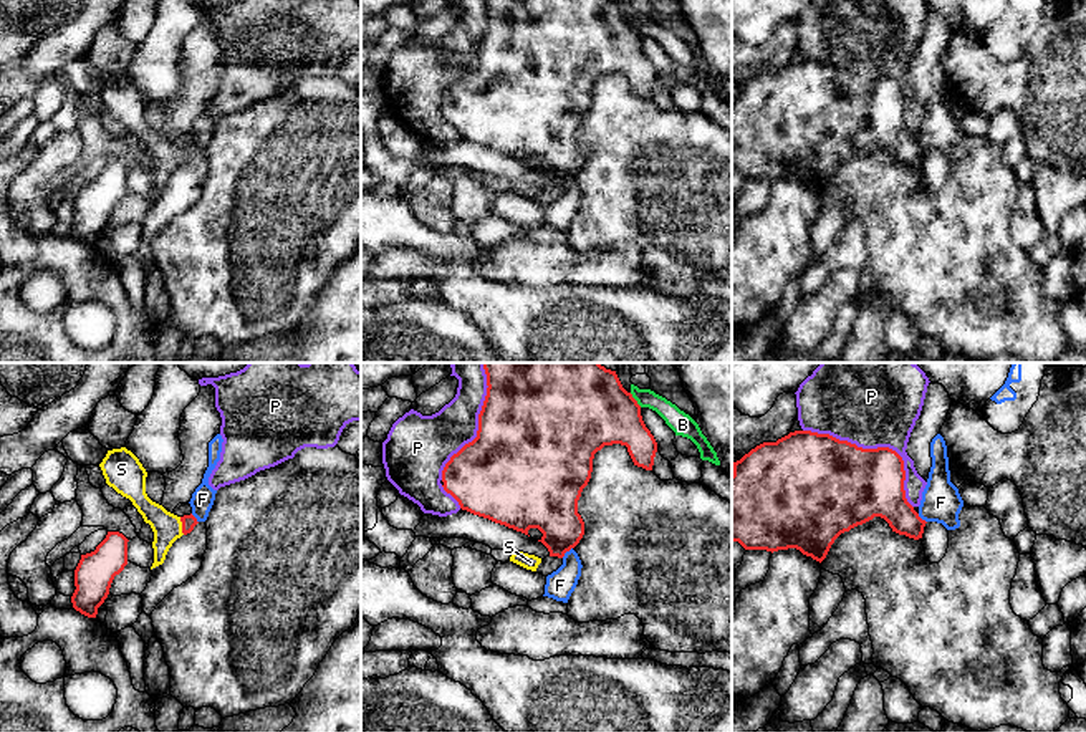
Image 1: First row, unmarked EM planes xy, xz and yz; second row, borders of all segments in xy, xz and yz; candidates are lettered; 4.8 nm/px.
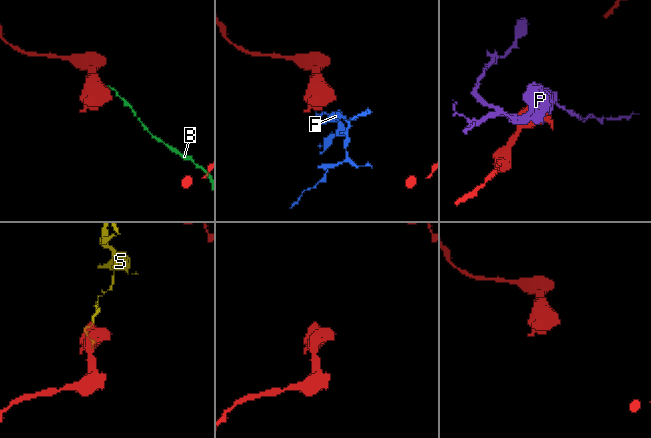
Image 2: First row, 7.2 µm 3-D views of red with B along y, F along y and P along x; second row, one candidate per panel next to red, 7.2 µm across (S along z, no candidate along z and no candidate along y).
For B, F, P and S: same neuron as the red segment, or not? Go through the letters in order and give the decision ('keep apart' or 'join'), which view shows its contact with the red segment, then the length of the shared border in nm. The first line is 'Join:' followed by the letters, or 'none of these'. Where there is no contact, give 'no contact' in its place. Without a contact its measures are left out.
Join: none of these
B: keep apart; meets red in xz; contact 90 nm long
F: keep apart; meets red in xz; contact 80 nm long
P: keep apart; meets red in yz; contact 650 nm long
S: keep apart; meets red in xy; contact 90 nm long

